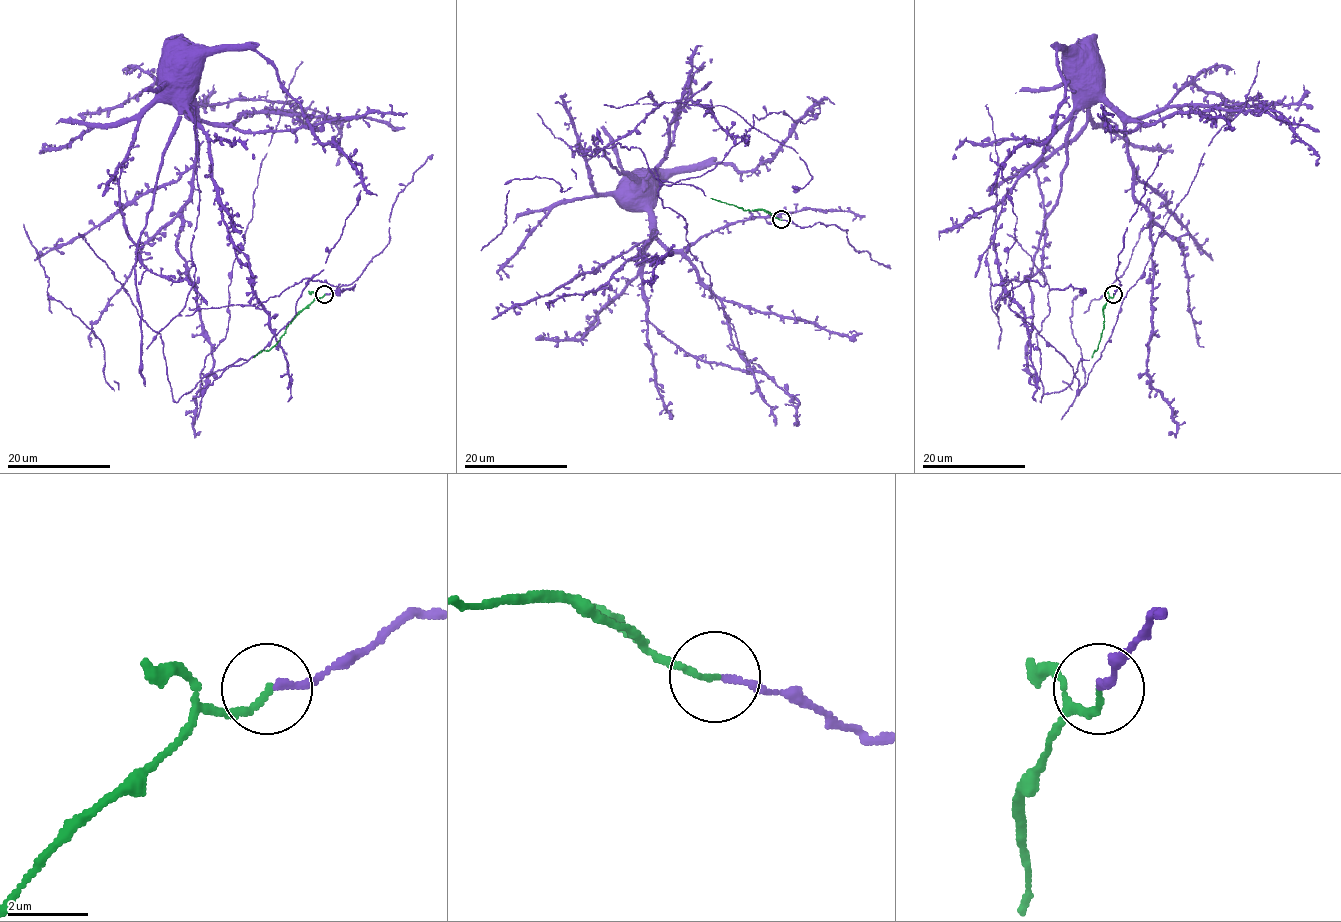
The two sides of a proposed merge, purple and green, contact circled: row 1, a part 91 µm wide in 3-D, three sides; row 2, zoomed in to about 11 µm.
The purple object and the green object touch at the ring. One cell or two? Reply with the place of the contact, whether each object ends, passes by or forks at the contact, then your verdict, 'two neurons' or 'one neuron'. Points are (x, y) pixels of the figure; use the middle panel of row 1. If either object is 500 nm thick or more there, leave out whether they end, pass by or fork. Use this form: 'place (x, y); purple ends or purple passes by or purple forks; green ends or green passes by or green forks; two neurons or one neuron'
place (781, 219); purple ends; green ends; one neuron

